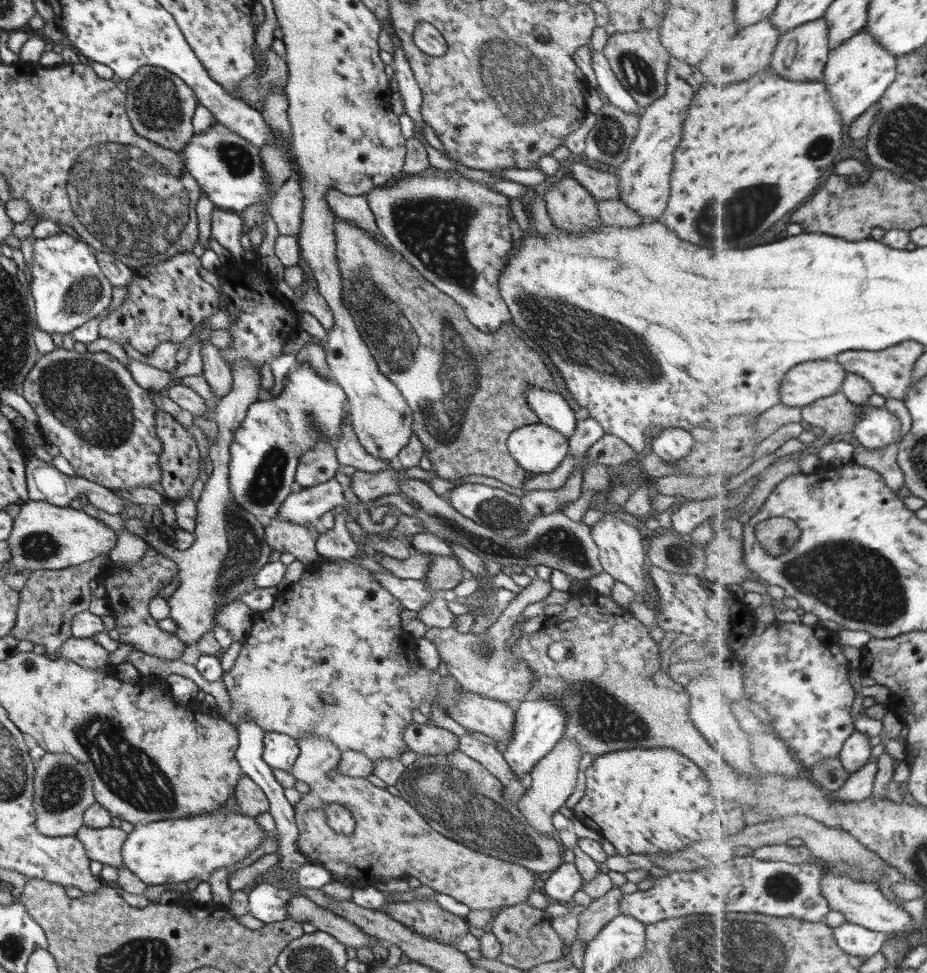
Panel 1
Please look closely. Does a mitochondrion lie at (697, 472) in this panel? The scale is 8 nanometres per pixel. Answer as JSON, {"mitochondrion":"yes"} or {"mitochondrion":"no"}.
{"mitochondrion":"no"}

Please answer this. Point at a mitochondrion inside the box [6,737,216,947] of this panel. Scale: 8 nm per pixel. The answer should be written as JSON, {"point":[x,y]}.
{"point":[63,787]}

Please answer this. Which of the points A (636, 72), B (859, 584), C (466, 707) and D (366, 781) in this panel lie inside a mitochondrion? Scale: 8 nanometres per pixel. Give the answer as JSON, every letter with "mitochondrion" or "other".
{"A":"mitochondrion","B":"mitochondrion","C":"other","D":"other"}

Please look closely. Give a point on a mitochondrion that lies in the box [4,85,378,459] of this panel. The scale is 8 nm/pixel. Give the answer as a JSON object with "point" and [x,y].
{"point":[122,194]}

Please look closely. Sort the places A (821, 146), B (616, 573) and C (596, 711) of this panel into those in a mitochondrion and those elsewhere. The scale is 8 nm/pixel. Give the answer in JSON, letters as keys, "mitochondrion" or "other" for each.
{"A":"mitochondrion","B":"other","C":"mitochondrion"}

